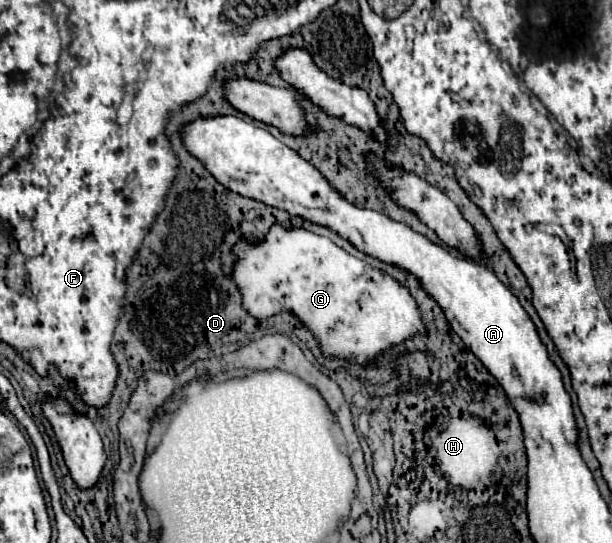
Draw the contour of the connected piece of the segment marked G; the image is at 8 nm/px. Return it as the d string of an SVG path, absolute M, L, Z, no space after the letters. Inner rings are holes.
M275 225L275 229L267 233L267 241L263 241L263 245L243 249L243 261L239 261L239 269L235 269L235 283L243 293L243 307L253 317L263 319L281 311L297 315L307 327L311 327L327 357L347 357L355 363L367 363L387 347L401 343L417 331L425 331L419 321L417 303L401 283L383 271L373 269L363 259L345 253L327 237L319 237L305 229L287 231Z

